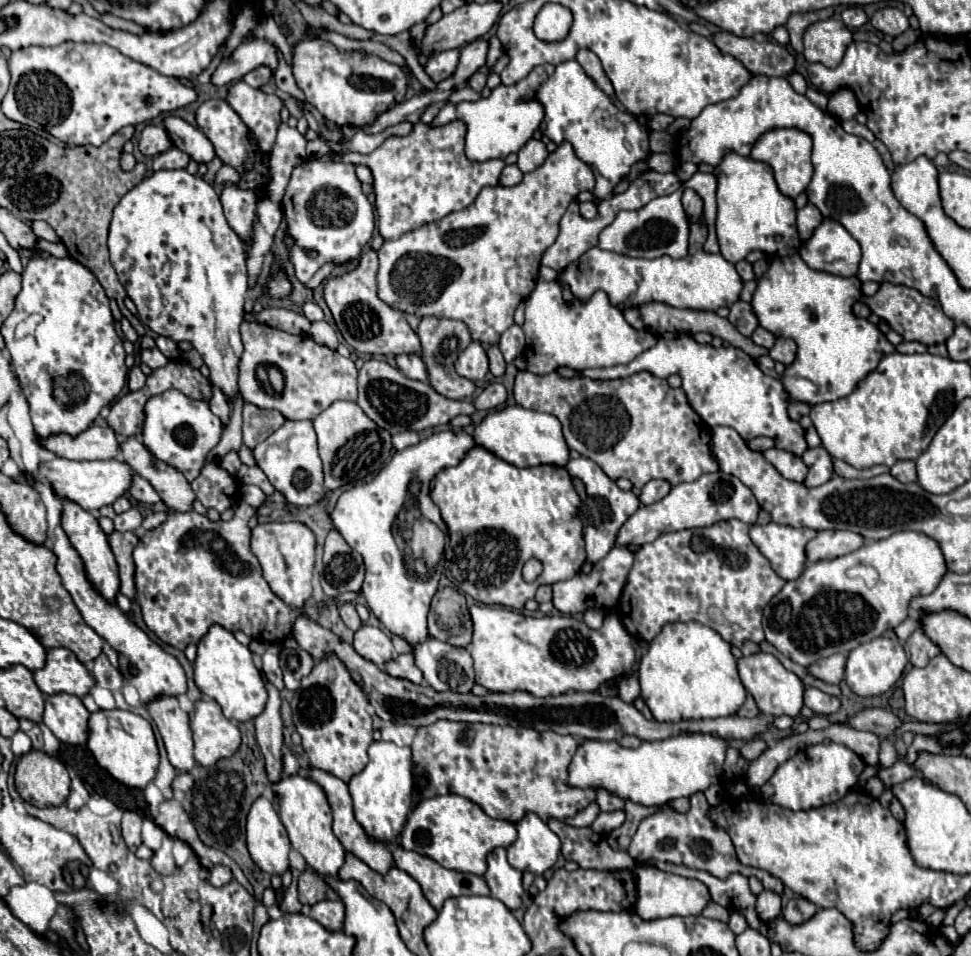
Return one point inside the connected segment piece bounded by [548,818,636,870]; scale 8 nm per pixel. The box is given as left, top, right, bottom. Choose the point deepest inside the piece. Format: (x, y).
(589, 850)

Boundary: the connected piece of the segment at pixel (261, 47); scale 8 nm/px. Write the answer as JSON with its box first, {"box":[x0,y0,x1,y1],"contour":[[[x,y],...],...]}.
{"box":[212,38,278,86],"contour":[[[264,38],[242,42],[228,60],[220,62],[216,72],[212,74],[212,84],[224,86],[224,84],[236,82],[238,74],[252,72],[260,66],[268,66],[274,74],[278,68],[278,48]]]}

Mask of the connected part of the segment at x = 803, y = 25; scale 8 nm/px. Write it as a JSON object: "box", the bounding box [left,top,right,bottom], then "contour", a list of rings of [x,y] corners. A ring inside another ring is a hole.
{"box":[786,8,834,52],"contour":[[[824,8],[824,10],[816,10],[816,12],[804,12],[804,14],[792,14],[786,22],[786,28],[788,28],[788,34],[790,34],[790,44],[796,52],[802,52],[802,34],[804,30],[818,22],[818,20],[826,20],[834,14],[832,8]]]}

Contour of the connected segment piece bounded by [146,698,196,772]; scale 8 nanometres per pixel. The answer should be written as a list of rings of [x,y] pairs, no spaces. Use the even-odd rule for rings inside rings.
[[[156,698],[146,706],[164,740],[168,760],[178,772],[190,772],[194,762],[194,740],[188,724],[188,714],[176,698]]]

